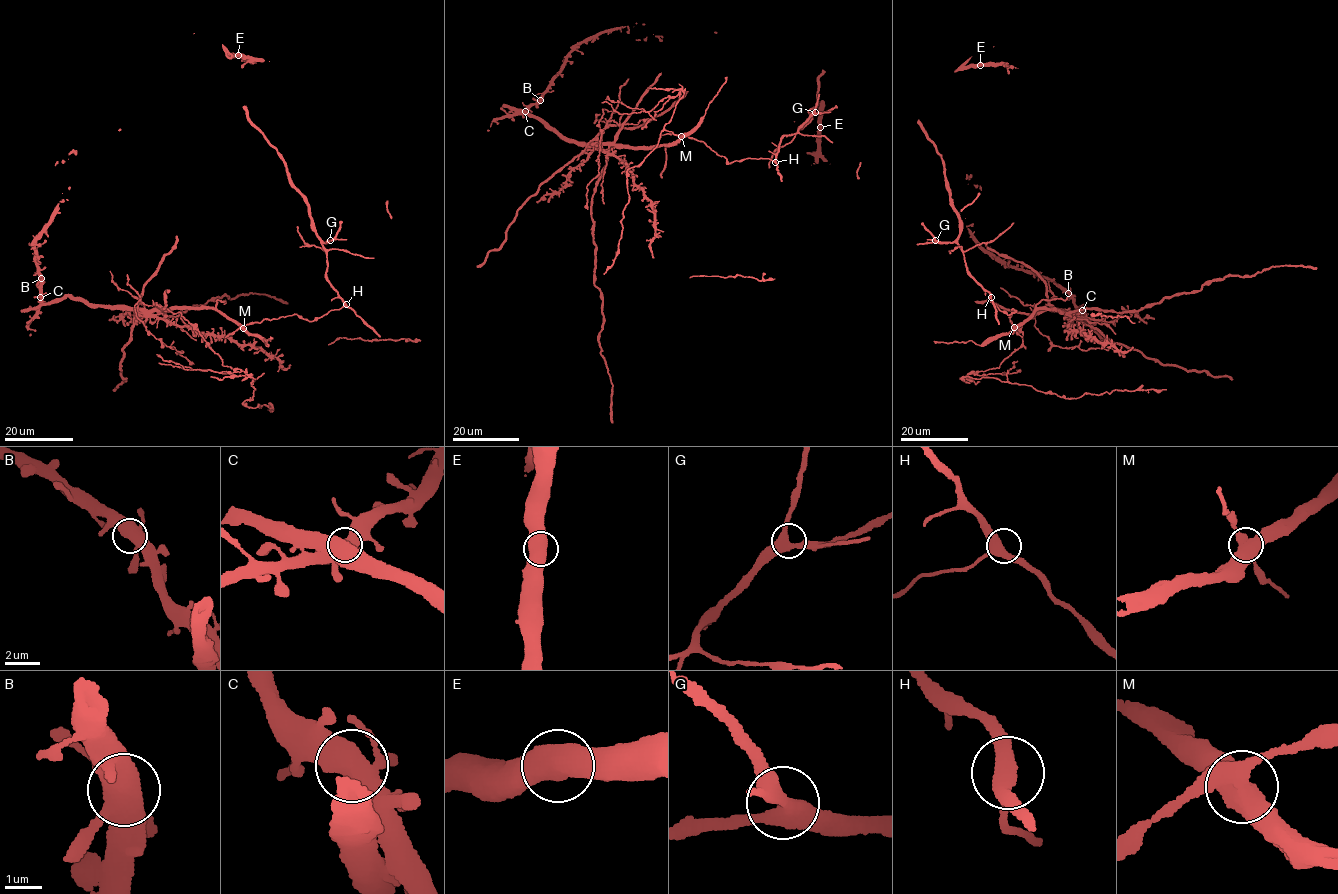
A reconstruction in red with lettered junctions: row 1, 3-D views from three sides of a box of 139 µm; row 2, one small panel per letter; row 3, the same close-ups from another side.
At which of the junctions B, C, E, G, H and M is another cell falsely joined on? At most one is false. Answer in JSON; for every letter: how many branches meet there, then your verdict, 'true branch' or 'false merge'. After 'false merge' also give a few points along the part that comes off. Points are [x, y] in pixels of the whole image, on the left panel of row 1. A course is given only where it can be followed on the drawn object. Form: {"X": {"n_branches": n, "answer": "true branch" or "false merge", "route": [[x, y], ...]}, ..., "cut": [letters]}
{"B": {"n_branches": 4, "answer": "true branch"}, "C": {"n_branches": 4, "answer": "true branch"}, "E": {"n_branches": 2, "answer": "true branch"}, "G": {"n_branches": 3, "answer": "true branch"}, "H": {"n_branches": 3, "answer": "true branch"}, "M": {"n_branches": 4, "answer": "false merge", "route": [[244, 327], [211, 309], [157, 307], [180, 312], [224, 365], [253, 374], [252, 398], [242, 404], [267, 409]]}, "cut": ["M"]}

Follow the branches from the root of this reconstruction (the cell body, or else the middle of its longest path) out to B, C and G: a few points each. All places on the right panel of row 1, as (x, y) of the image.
B: (1020, 323), (1043, 308), (1078, 314), (1085, 313), (1084, 307), (1085, 316), (1068, 293)
C: (1020, 323), (1043, 308), (1078, 314), (1085, 313), (1084, 307), (1085, 316), (1082, 310)
G: (1020, 323), (1009, 321), (1013, 308), (1006, 314), (990, 302), (957, 243), (935, 240)

